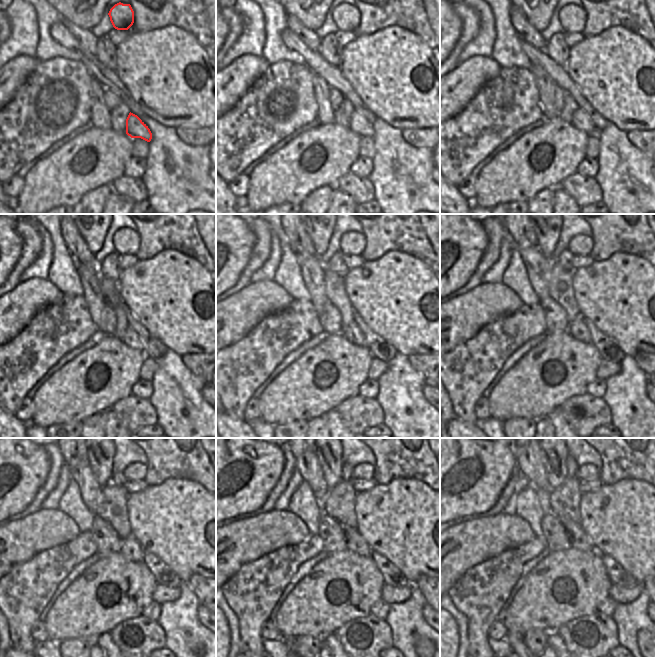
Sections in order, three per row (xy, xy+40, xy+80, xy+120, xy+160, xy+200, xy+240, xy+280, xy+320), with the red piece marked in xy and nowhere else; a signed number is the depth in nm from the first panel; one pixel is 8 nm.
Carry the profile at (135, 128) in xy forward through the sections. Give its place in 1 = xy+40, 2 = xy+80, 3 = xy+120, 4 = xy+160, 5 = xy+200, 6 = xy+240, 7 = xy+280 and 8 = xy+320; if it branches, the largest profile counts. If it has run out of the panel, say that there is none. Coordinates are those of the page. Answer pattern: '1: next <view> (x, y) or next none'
1: next xy+40 (359, 124)
2: next xy+80 (581, 121)
3: next xy+120 (131, 339)
4: next xy+160 (353, 334)
5: next xy+200 (577, 328)
6: next xy+240 (131, 549)
7: next xy+280 (355, 543)
8: next xy+320 (579, 540)

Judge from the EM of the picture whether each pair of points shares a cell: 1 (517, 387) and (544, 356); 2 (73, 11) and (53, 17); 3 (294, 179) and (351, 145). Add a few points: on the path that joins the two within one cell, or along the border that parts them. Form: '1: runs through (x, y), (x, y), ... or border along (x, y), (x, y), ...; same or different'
1: runs through (525, 379), (540, 364); same
2: border along (56, 10), (62, 19); different
3: runs through (308, 174), (319, 172), (337, 154); same

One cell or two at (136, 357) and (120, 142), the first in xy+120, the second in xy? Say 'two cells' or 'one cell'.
one cell

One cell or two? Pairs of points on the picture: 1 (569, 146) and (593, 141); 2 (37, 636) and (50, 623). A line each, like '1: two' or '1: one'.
1: two
2: two

